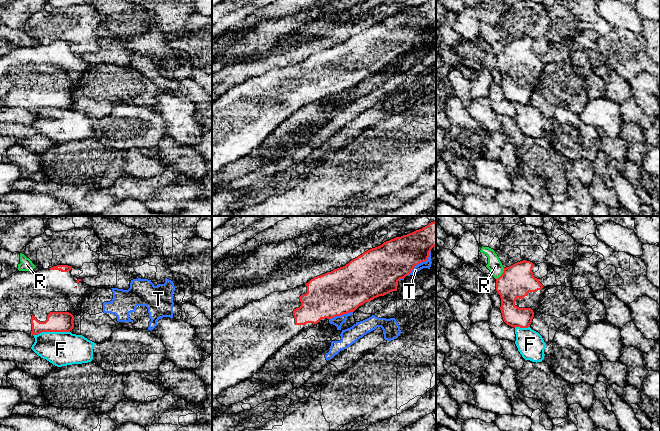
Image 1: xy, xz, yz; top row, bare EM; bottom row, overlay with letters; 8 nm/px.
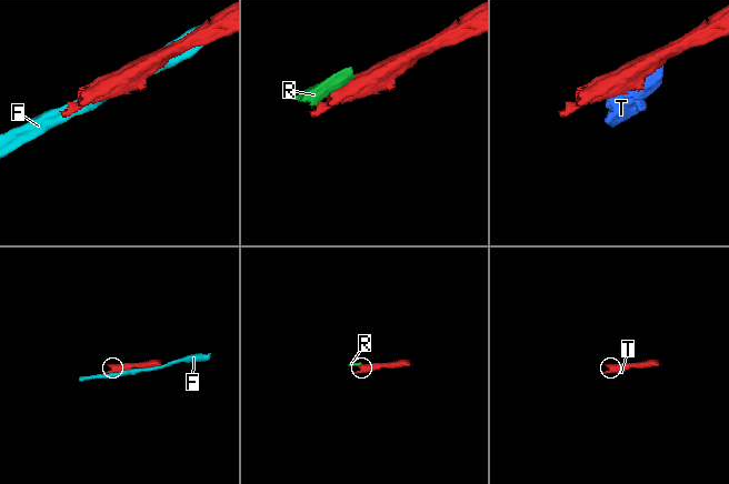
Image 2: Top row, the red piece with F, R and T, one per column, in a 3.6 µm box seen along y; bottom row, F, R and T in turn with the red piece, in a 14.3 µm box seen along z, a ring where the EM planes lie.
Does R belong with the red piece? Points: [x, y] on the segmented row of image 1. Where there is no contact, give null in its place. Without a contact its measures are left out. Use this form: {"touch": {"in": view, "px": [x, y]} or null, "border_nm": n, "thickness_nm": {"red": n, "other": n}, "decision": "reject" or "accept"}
{"touch": {"in": "yz", "px": [502, 274]}, "border_nm": 120, "thickness_nm": {"red": 260, "other": 120}, "decision": "reject"}

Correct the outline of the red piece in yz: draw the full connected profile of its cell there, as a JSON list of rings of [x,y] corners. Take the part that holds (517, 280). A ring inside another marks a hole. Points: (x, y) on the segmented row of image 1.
[[[520,261],[504,268],[503,274],[496,279],[496,291],[501,298],[501,313],[504,322],[511,327],[528,328],[536,314],[536,308],[540,305],[540,300],[547,290],[535,278],[532,272],[534,264],[530,261]]]

